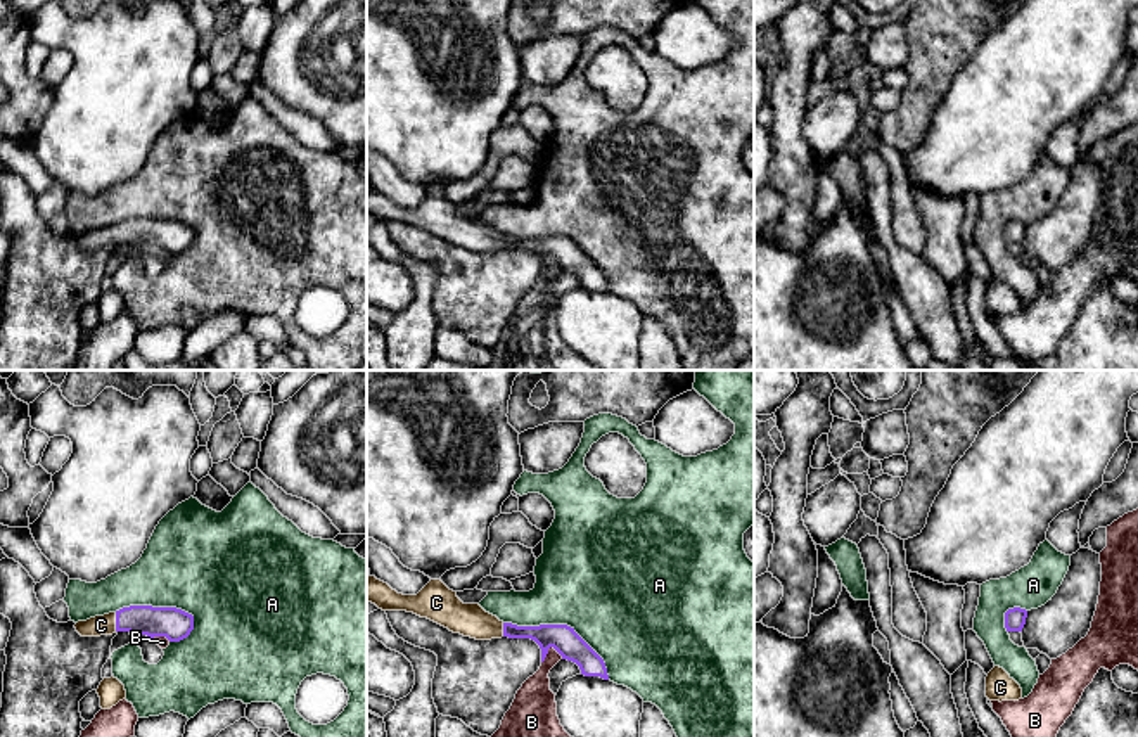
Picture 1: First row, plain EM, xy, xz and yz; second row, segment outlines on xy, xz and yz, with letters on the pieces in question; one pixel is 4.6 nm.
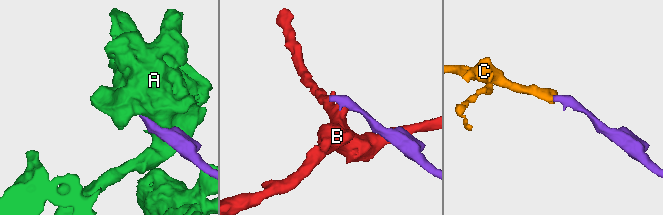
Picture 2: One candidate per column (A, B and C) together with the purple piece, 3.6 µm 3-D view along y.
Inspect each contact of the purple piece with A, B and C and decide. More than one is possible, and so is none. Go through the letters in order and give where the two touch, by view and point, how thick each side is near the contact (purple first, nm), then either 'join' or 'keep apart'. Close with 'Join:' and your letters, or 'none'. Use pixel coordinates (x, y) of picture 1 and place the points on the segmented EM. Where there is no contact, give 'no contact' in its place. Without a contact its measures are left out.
A: xz (562, 625) | 120/480 nm | keep apart
B: xz (549, 647) | 120/170 nm | keep apart
C: xy (116, 621) | 140/100 nm | join
Join: C

